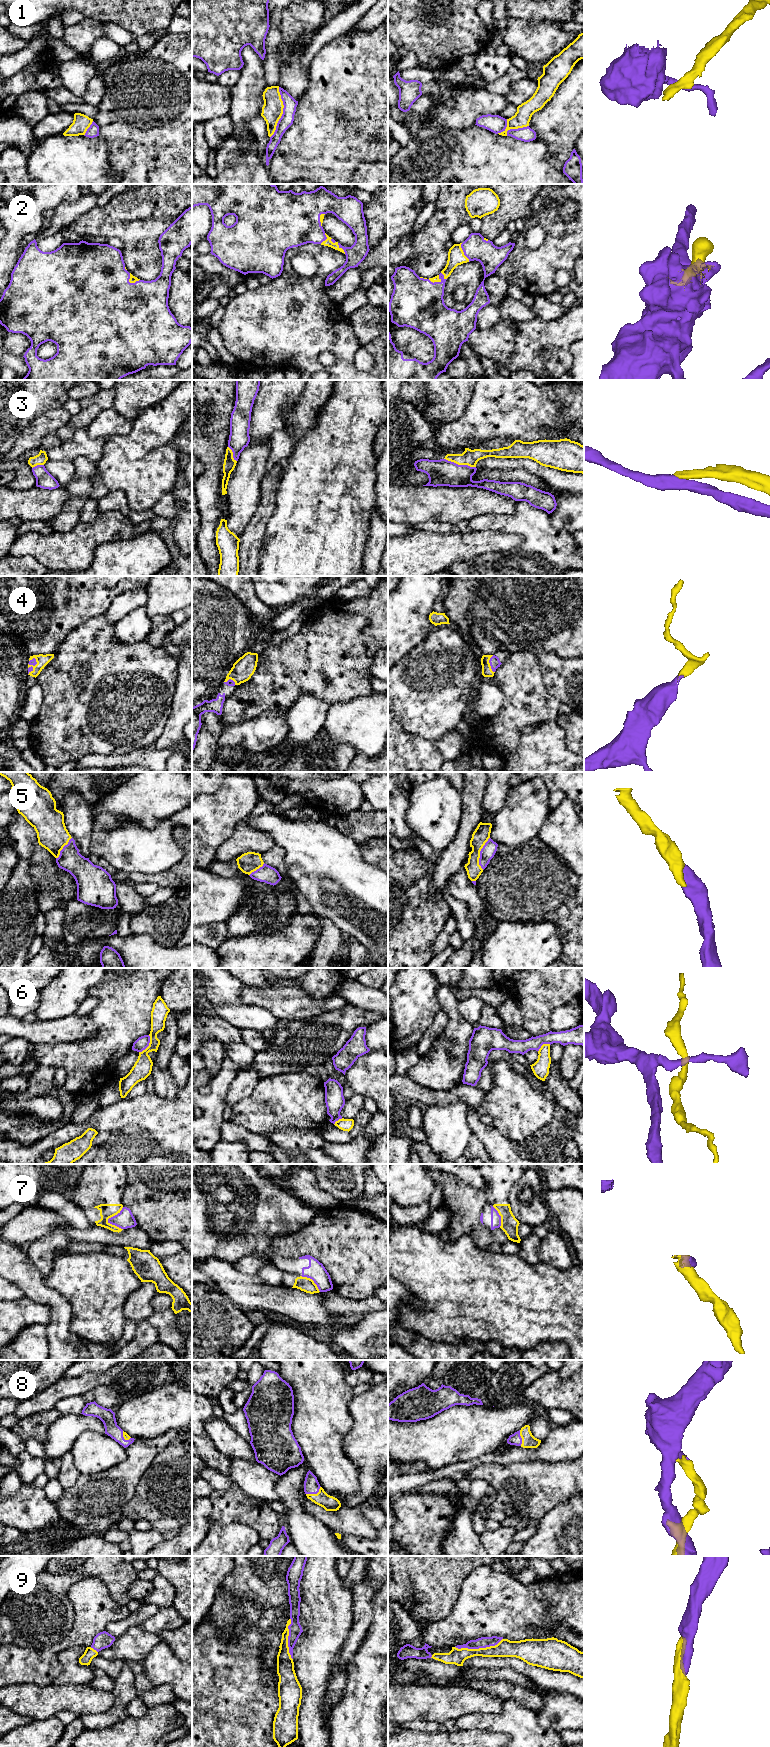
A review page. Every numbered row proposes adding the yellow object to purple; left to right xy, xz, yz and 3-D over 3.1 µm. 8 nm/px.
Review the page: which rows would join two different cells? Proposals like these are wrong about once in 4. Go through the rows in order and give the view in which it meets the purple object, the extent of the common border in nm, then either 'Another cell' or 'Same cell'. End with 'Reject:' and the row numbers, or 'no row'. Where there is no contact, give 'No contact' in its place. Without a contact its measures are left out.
1: Touches purple in xz. Shared border 420 nm. Another cell
2: Touches purple in yz. Shared border 170 nm. Same cell
3: Touches purple in yz. Shared border 260 nm. Another cell
4: Touches purple in yz. Shared border 140 nm. Same cell
5: Touches purple in yz. Shared border 280 nm. Same cell
6: Touches purple in xy. Shared border 170 nm. Another cell
7: Touches purple in xy. Shared border 180 nm. Another cell
8: Touches purple in xz. Shared border 140 nm. Same cell
9: Touches purple in yz. Shared border 400 nm. Same cell
Reject: 1, 3, 6, 7

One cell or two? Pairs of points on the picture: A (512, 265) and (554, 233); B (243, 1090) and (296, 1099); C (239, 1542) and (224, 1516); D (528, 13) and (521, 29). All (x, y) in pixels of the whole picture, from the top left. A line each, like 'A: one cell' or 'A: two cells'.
A: one cell
B: two cells
C: two cells
D: two cells

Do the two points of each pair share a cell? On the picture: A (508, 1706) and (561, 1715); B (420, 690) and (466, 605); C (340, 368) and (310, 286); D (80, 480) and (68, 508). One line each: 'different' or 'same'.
A: different
B: different
C: same
D: same

